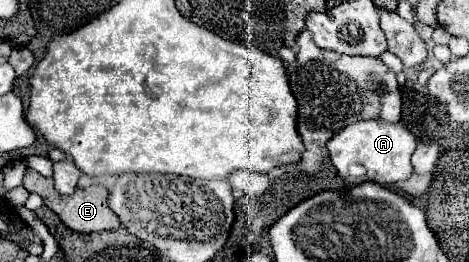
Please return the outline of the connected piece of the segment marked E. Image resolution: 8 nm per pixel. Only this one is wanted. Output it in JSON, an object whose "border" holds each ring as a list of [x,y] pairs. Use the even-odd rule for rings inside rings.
{"border":[[[26,170],[24,174],[24,182],[22,186],[28,192],[36,192],[44,198],[44,204],[54,210],[60,220],[74,232],[82,232],[82,234],[92,234],[92,232],[104,232],[104,230],[116,230],[122,222],[118,220],[118,216],[112,212],[112,208],[108,206],[108,190],[102,186],[90,186],[84,190],[76,190],[72,196],[62,196],[54,190],[54,182],[52,178],[44,178],[42,174],[38,174],[36,170]]]}

